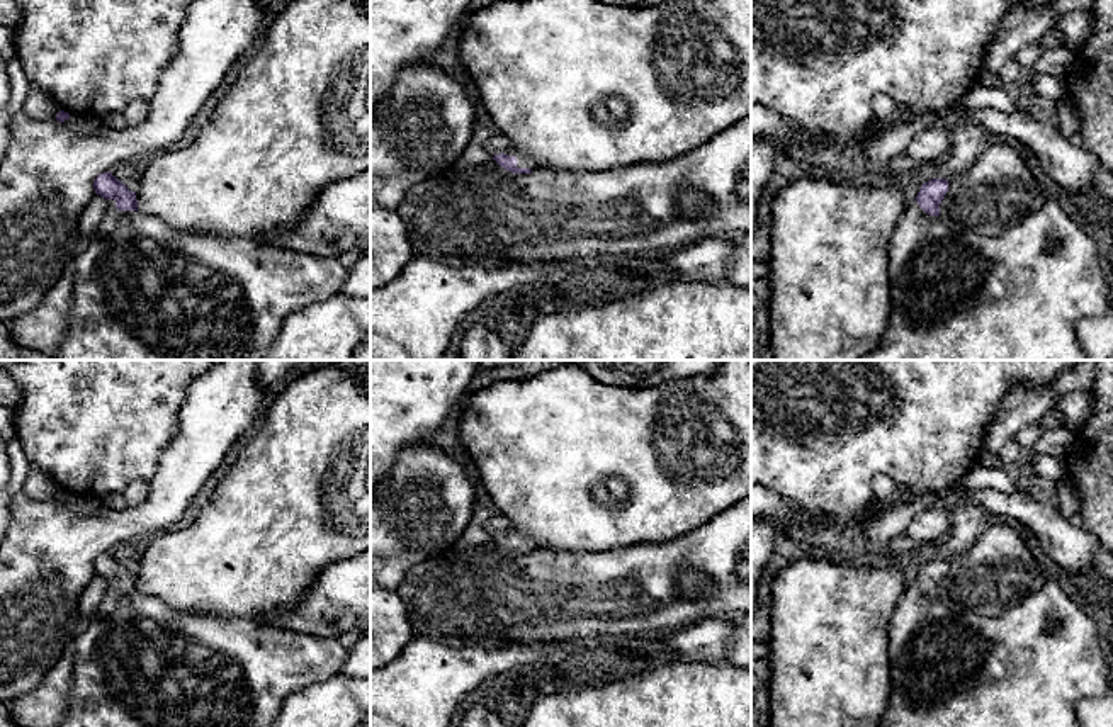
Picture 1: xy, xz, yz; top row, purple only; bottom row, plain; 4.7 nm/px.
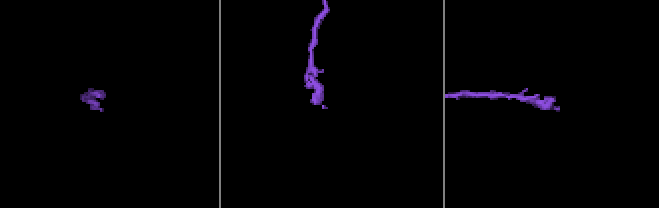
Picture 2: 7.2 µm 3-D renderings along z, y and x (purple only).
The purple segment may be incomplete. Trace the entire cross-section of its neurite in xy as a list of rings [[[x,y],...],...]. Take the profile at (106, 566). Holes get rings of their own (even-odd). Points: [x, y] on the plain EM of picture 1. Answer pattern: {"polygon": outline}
{"polygon": [[[110,552],[93,561],[97,576],[107,579],[100,608],[75,639],[71,688],[61,727],[270,727],[284,700],[302,688],[336,674],[347,649],[336,637],[316,637],[248,618],[180,611],[138,589],[131,572]]]}

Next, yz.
{"polygon": [[[946,559],[924,562],[892,613],[890,695],[877,727],[1079,727],[1076,703],[1113,686],[1111,657],[1094,620],[1050,579],[999,617],[960,611],[940,596],[946,572]]]}

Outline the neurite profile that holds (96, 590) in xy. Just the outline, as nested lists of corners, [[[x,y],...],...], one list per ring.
[[[97,574],[90,579],[90,583],[83,589],[83,593],[80,596],[80,603],[78,603],[82,617],[93,615],[93,605],[100,603],[104,600],[105,591],[107,591],[107,583],[109,583],[107,579],[97,576]]]

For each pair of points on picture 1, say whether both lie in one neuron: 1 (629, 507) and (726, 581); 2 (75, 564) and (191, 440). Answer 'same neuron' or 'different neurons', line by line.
1: different neurons
2: same neuron

